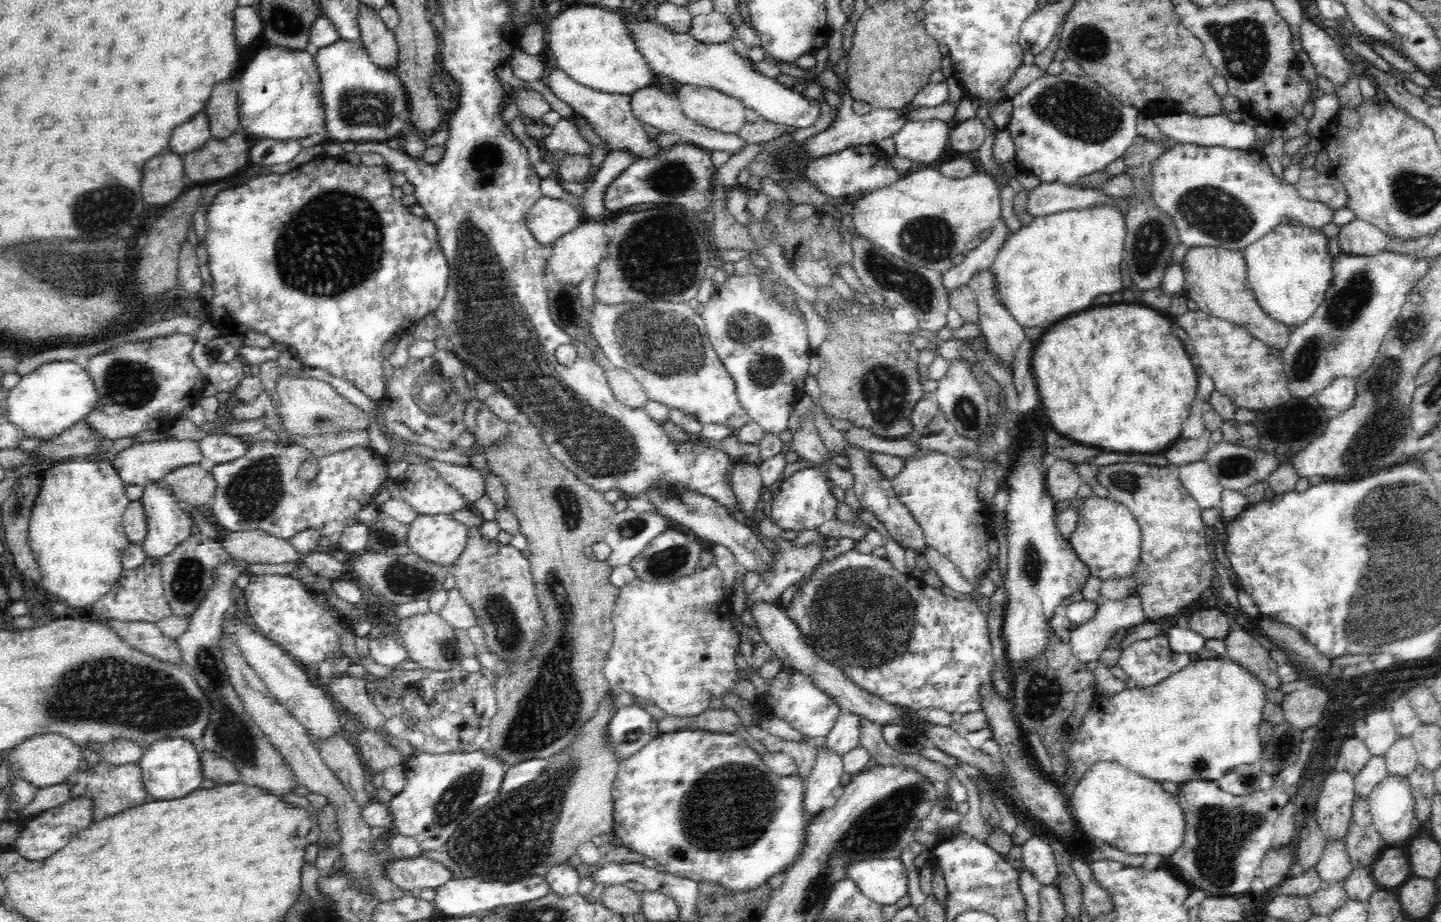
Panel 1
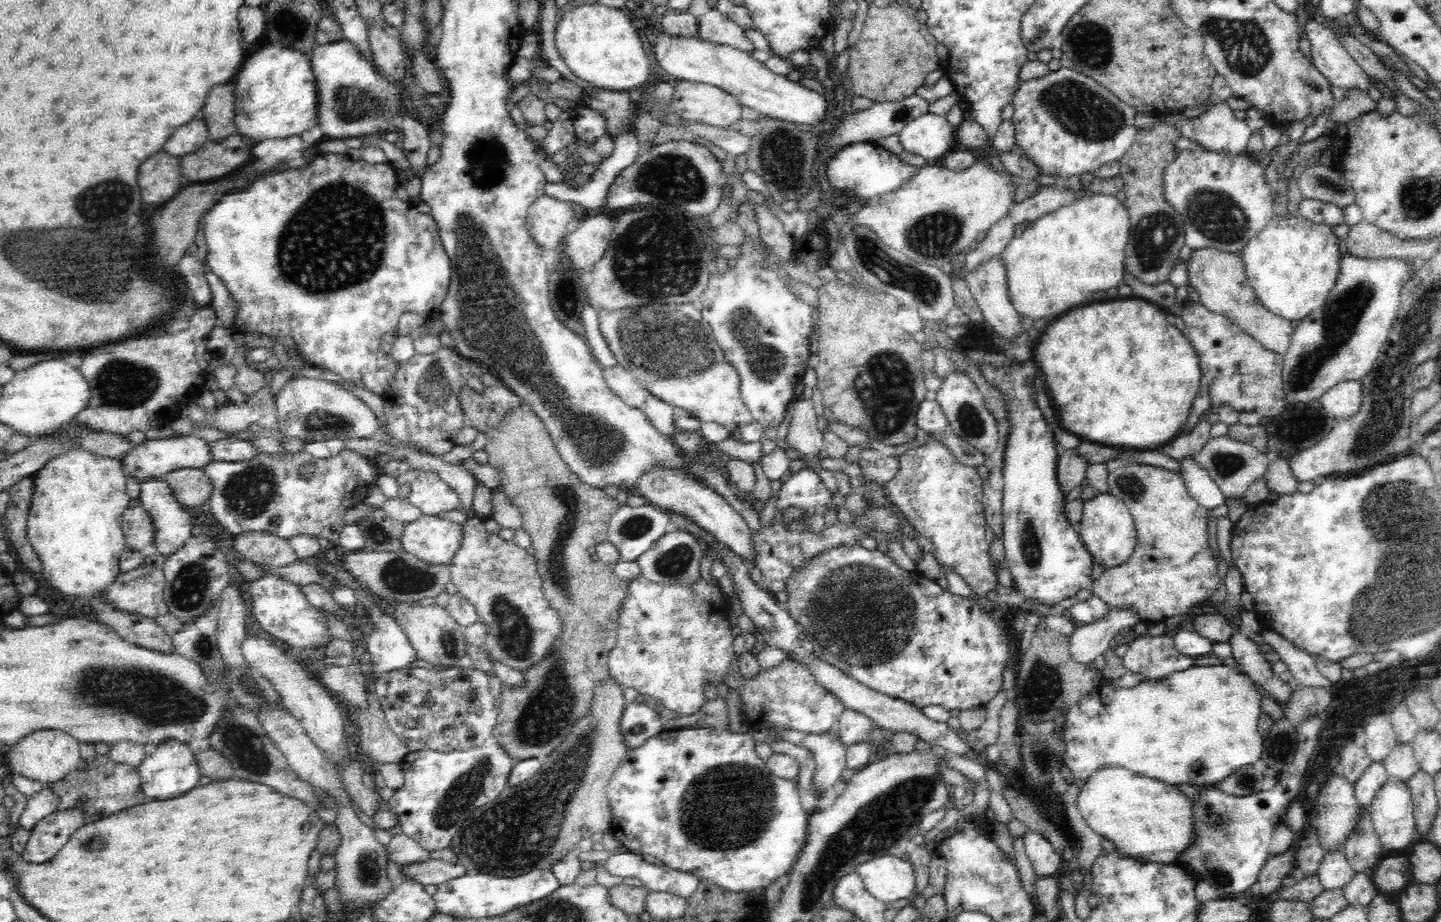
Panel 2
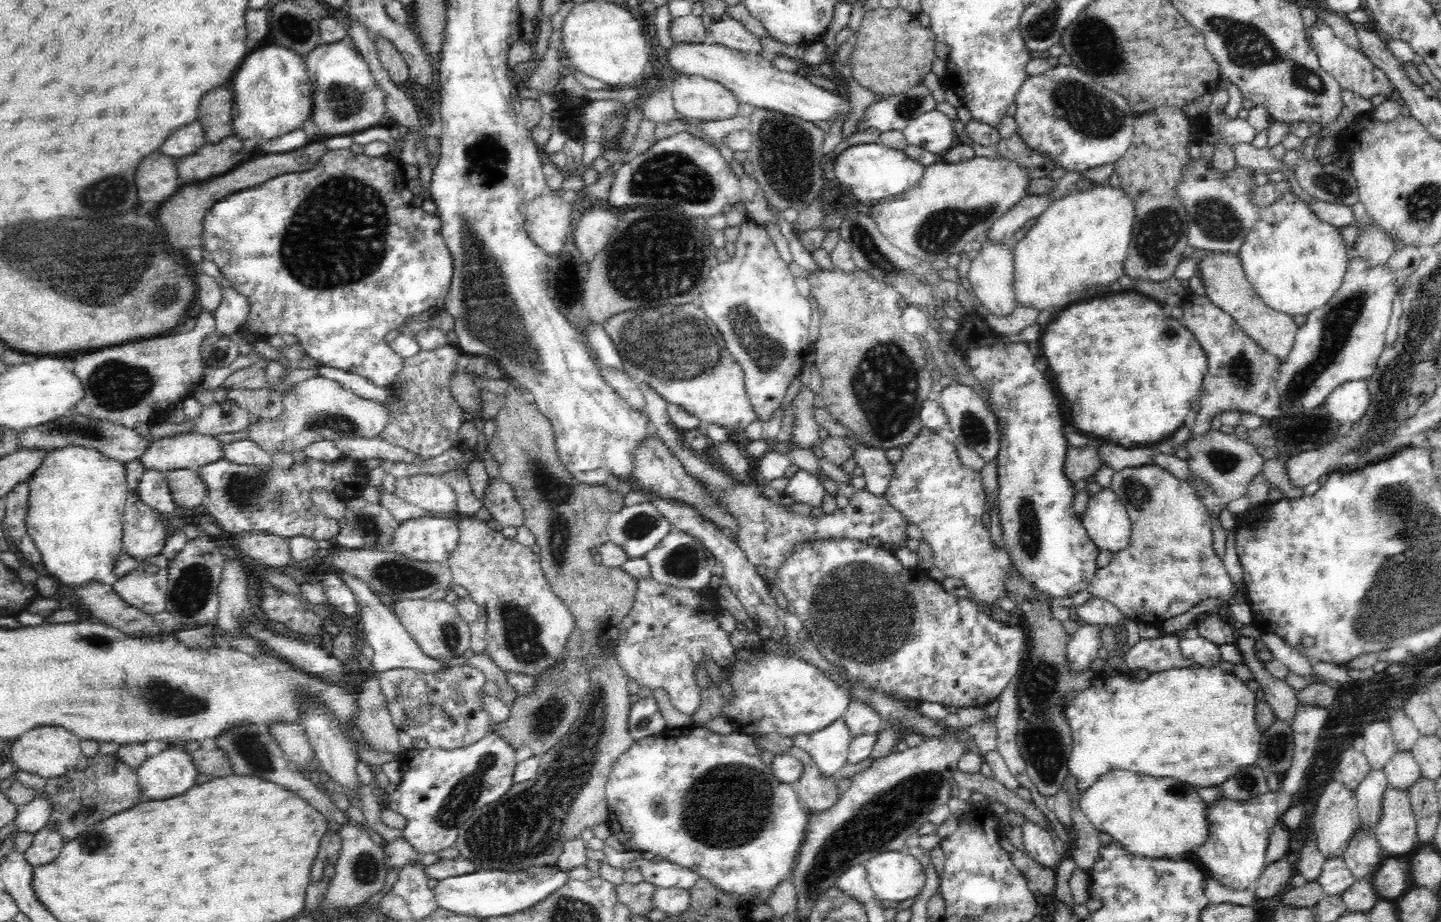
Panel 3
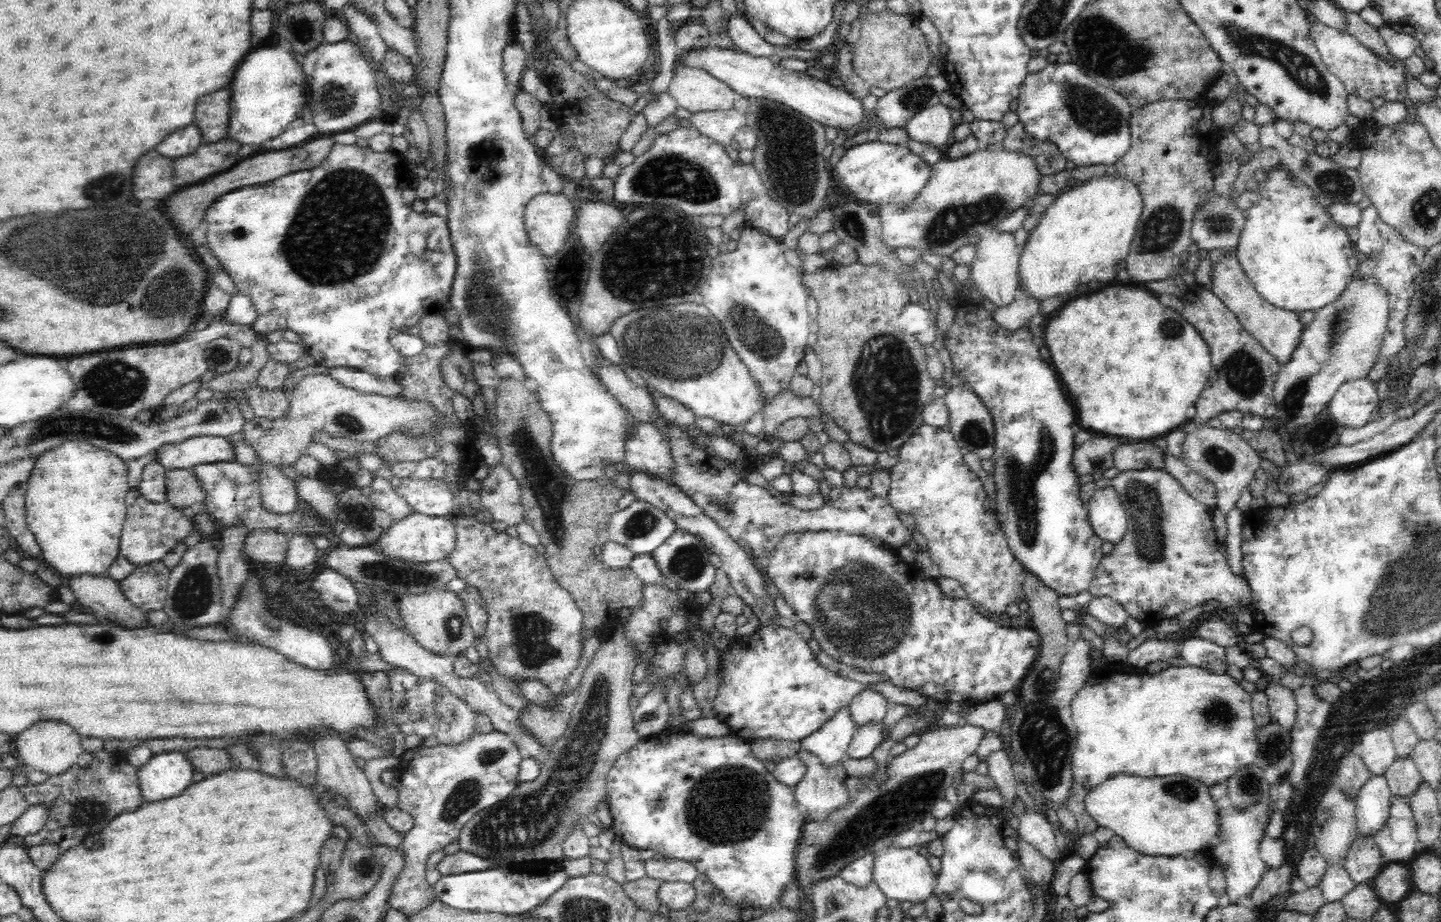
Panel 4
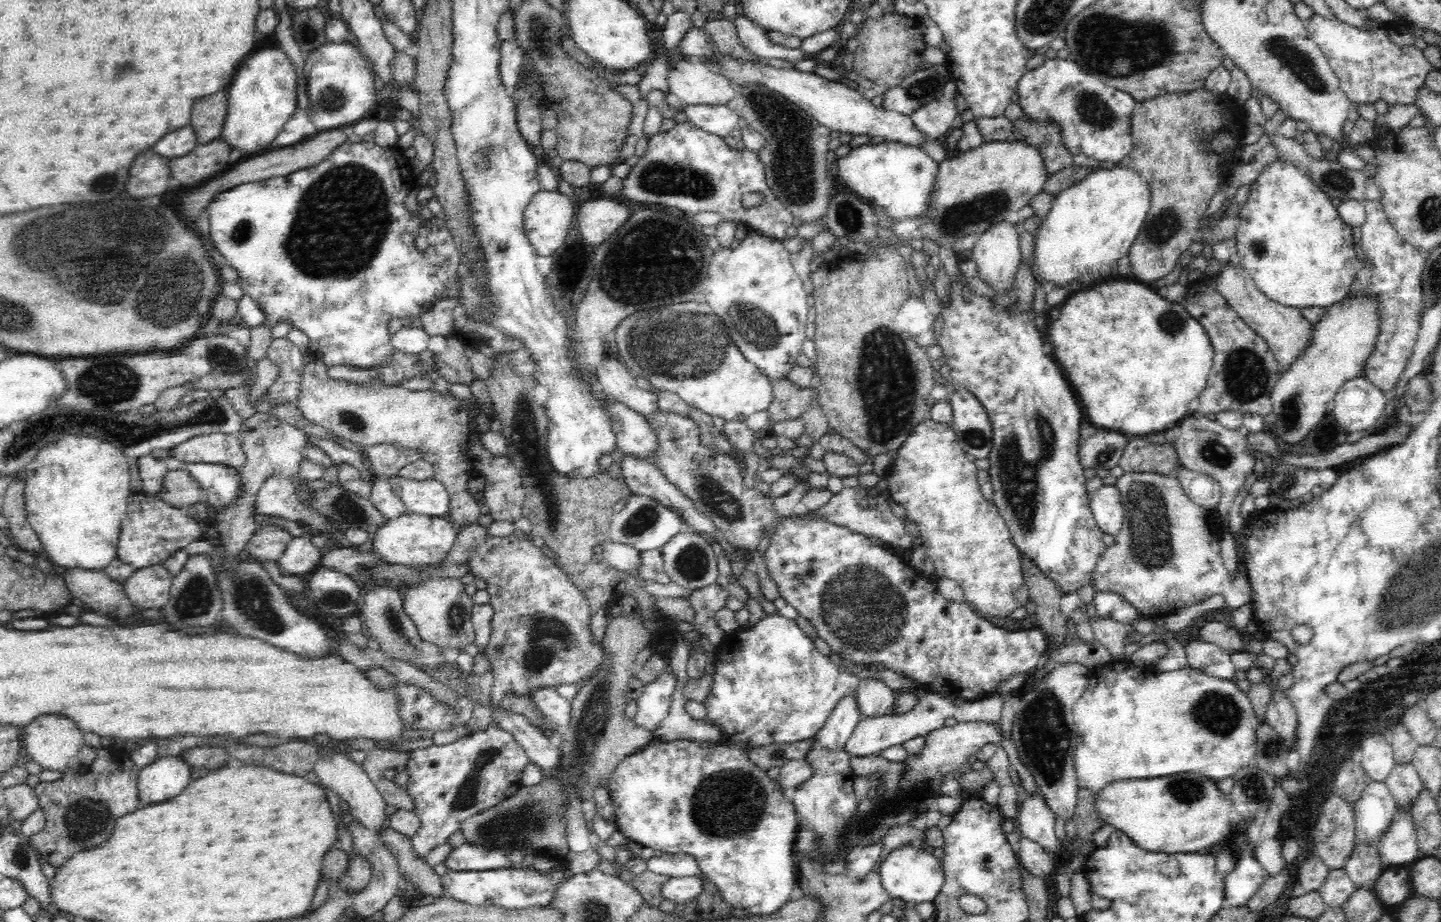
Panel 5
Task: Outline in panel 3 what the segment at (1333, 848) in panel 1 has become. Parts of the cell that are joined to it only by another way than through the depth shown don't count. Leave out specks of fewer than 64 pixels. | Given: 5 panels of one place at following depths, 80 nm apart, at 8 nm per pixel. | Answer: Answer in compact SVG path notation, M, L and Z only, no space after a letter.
M1341 856L1327 858L1317 878L1324 889L1324 894L1328 896L1342 894L1354 884L1355 880L1356 877Z

